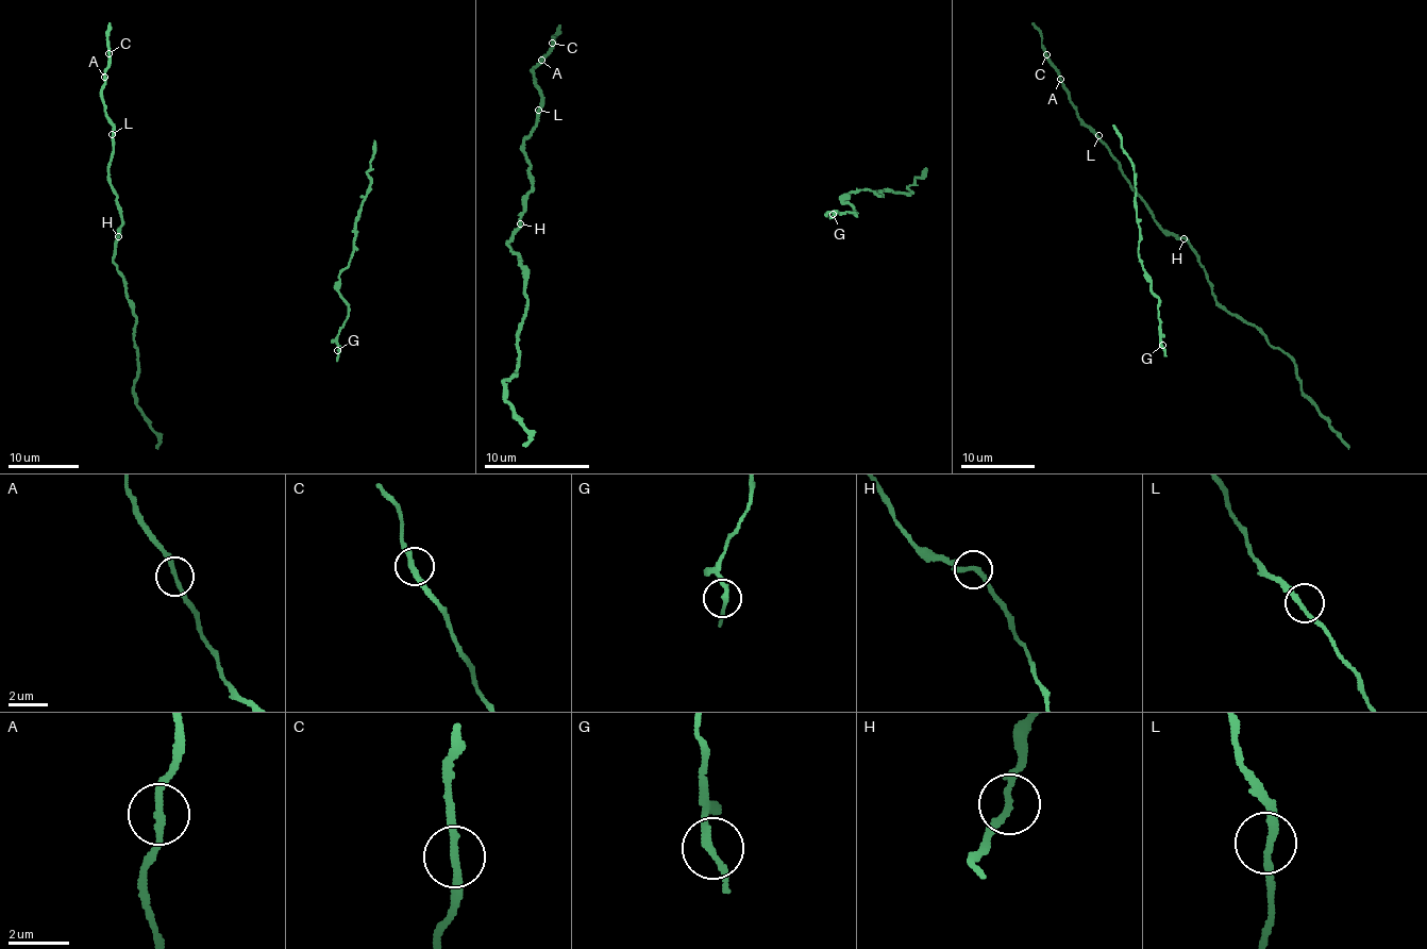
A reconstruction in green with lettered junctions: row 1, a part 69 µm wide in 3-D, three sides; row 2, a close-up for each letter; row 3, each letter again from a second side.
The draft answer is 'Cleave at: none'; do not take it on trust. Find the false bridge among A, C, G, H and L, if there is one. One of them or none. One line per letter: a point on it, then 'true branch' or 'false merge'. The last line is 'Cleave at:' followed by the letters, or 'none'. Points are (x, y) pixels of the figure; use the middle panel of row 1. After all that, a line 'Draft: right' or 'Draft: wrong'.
A: (541, 60) | true branch
C: (552, 43) | true branch
G: (833, 214) | true branch
H: (520, 223) | true branch
L: (538, 110) | true branch
Cleave at: none
Draft: right

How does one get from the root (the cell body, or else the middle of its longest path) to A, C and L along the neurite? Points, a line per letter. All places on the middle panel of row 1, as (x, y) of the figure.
A: (530, 270), (506, 245), (531, 193), (530, 161), (523, 153), (541, 105), (542, 93), (532, 76), (541, 60)
C: (530, 270), (506, 245), (520, 223), (533, 180), (523, 153), (541, 105), (533, 71), (552, 43)
L: (530, 270), (506, 245), (531, 193), (530, 161), (523, 153), (538, 110)

